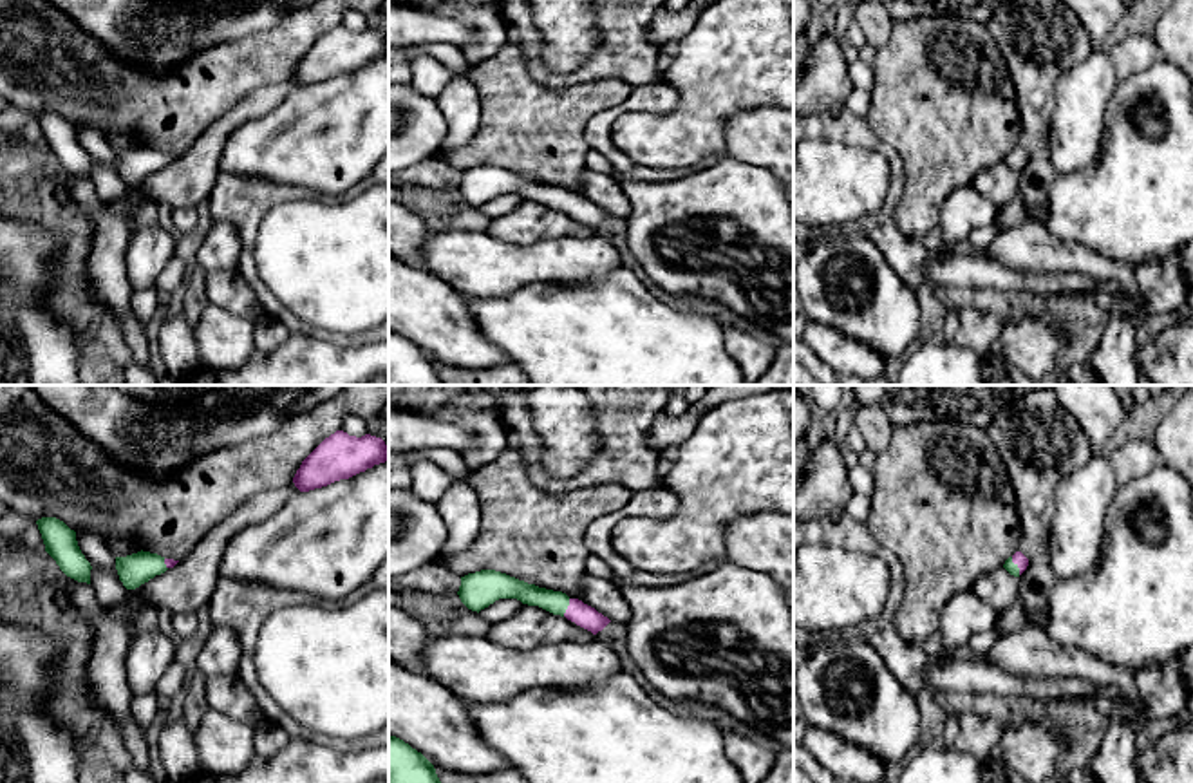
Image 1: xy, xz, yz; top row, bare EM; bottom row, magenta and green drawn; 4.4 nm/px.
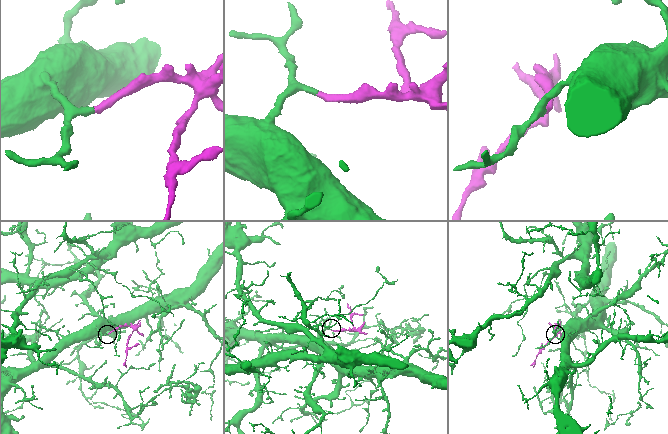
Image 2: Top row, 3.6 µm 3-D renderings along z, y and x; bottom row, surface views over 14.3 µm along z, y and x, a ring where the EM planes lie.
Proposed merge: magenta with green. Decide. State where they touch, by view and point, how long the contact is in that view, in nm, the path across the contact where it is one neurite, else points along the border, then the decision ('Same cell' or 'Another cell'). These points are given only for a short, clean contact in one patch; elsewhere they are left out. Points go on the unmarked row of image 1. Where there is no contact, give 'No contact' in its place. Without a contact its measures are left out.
Touches magenta at xz (568, 203). Shared border 90 nm. Path across: xz (577, 207), (568, 203), (555, 198). Same cell

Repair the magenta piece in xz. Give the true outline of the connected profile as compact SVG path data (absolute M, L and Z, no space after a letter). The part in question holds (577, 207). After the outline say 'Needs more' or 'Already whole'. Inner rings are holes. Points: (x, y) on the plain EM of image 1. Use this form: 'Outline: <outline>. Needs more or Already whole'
Outline: M481 165L461 172L457 190L468 204L477 208L499 193L517 193L522 199L539 201L553 210L566 212L593 230L611 217L578 193L569 193L562 186L539 183L495 165Z. Needs more

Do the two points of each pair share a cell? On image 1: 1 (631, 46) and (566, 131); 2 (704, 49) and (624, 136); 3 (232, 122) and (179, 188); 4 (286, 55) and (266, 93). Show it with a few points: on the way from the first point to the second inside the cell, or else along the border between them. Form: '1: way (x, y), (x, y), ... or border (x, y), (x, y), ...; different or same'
1: border (631, 85), (619, 78), (597, 78), (564, 87); different
2: way (704, 80), (704, 94), (662, 136), (655, 136); same
3: way (216, 138), (194, 172); same
4: border (291, 76), (252, 89), (235, 105); different

